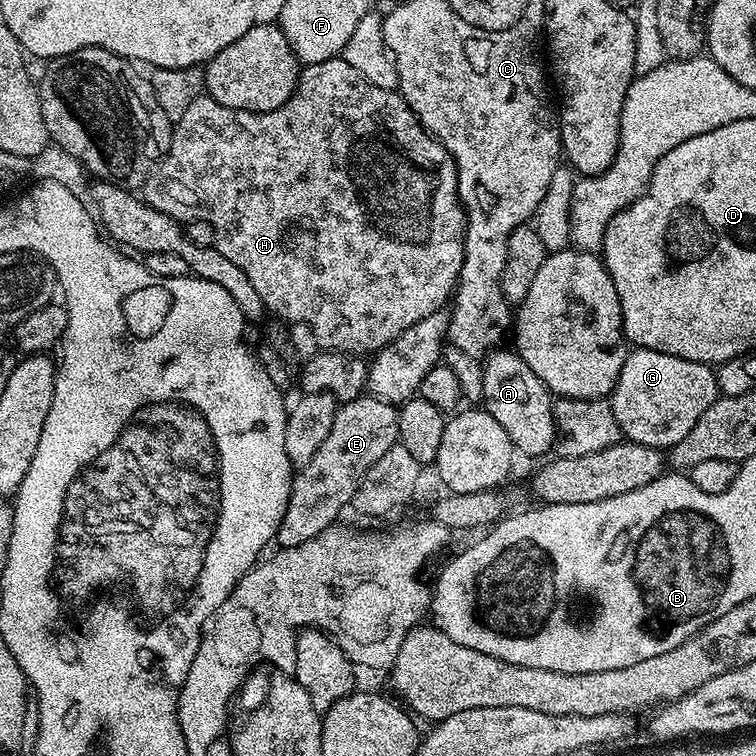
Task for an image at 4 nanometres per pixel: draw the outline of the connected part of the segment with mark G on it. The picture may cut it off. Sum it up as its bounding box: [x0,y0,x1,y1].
[610,348,717,450]

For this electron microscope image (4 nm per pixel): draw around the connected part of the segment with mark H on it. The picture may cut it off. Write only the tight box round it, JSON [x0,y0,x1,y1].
[142,58,465,358]

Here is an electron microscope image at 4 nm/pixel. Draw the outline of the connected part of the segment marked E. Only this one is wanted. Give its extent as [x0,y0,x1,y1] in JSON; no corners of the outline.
[275,394,397,548]

